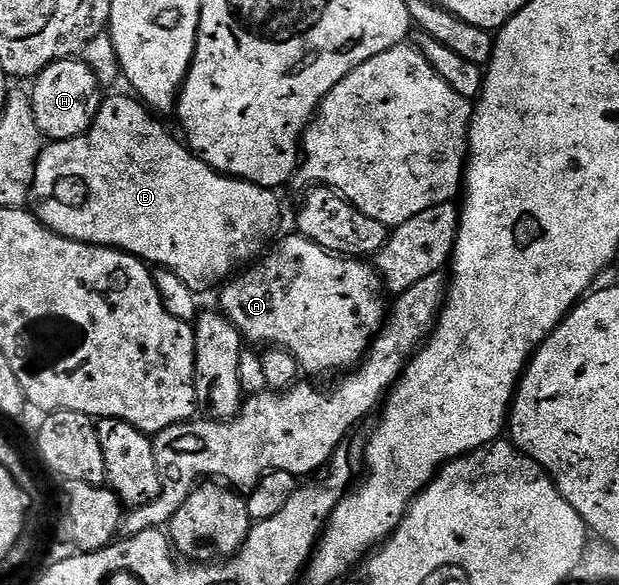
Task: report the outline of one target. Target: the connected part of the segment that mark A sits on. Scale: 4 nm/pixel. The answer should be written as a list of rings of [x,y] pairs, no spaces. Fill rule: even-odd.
[[[299,234],[286,237],[274,248],[239,274],[233,275],[219,289],[219,311],[247,343],[248,340],[252,343],[249,345],[264,344],[287,351],[299,364],[301,373],[324,376],[327,372],[344,374],[355,369],[367,356],[368,347],[386,319],[386,292],[375,267],[360,258],[345,258],[327,252],[322,246]]]

